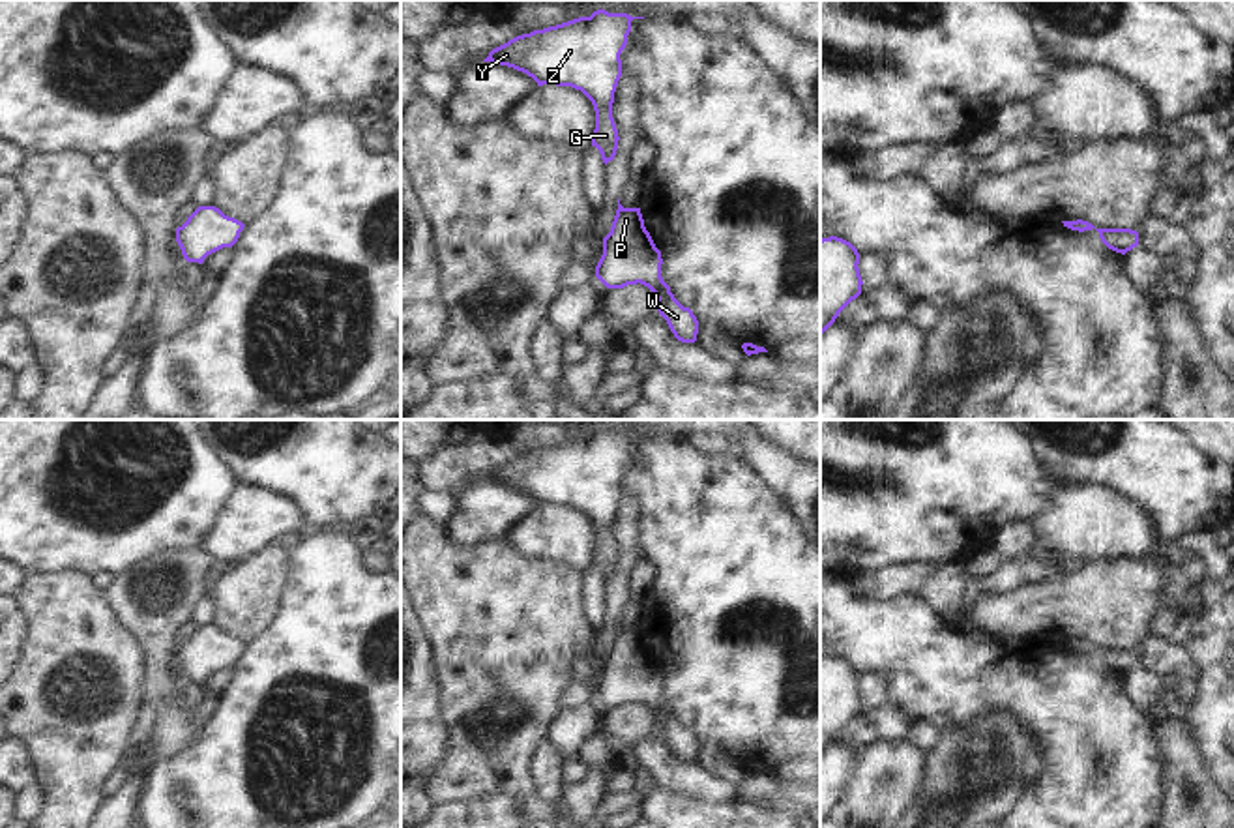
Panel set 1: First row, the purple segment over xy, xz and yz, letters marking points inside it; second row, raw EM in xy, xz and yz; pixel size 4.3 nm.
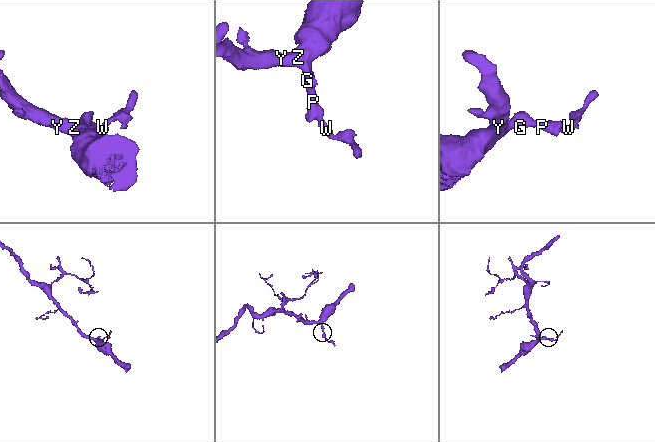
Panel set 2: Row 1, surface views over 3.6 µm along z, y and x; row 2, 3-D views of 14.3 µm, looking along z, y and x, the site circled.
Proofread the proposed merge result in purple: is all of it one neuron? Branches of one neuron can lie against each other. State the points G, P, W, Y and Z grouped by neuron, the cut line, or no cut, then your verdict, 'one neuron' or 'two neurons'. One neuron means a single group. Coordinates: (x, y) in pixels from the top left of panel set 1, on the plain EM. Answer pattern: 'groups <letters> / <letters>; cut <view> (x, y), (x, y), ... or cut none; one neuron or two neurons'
groups G P W Y Z; cut none; one neuron

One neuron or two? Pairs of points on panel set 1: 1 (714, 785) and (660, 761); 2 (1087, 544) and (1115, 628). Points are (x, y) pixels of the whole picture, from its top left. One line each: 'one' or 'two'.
1: one
2: two

